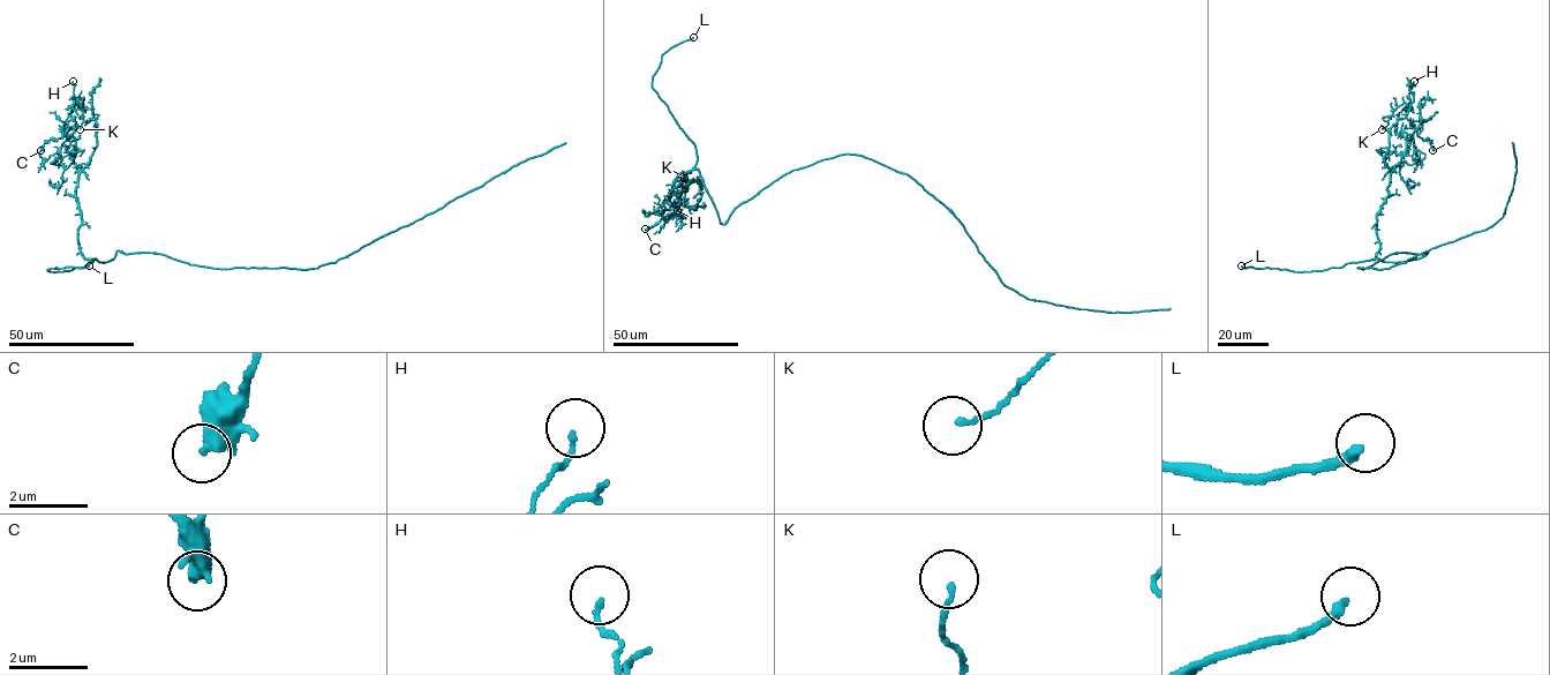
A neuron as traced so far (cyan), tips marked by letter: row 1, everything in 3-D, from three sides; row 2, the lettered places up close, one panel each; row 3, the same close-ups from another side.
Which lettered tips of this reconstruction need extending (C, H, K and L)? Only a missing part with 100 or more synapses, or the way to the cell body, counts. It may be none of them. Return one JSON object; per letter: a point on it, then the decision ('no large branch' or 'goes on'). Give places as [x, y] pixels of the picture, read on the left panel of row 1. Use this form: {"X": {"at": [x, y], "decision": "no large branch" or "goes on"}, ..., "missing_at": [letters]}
{"C": {"at": [40, 150], "decision": "no large branch"}, "H": {"at": [73, 81], "decision": "no large branch"}, "K": {"at": [80, 129], "decision": "no large branch"}, "L": {"at": [89, 265], "decision": "goes on"}, "missing_at": ["L"]}

